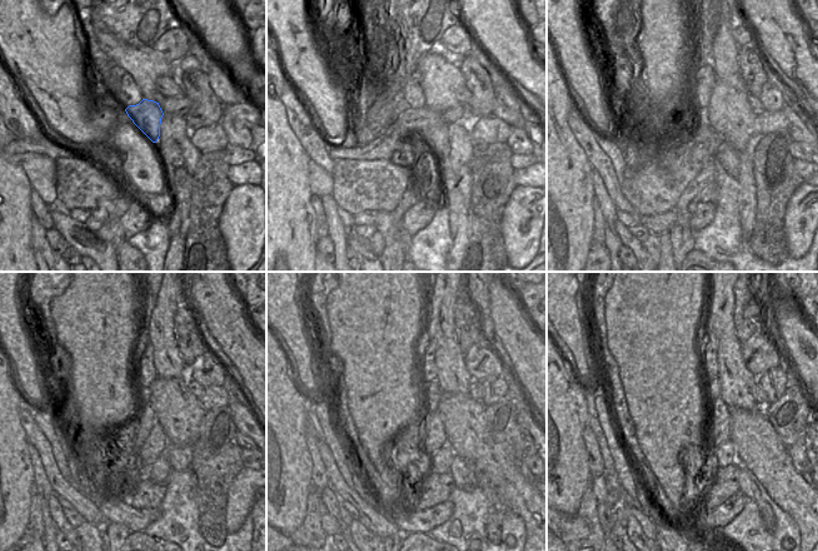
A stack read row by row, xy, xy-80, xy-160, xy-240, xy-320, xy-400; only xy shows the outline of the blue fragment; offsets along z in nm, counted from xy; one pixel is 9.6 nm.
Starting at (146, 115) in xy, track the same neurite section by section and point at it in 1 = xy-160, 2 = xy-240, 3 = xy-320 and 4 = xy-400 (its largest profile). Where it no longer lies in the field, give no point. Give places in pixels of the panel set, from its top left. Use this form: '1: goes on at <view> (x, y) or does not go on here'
1: goes on at xy-160 (728, 157)
2: goes on at xy-240 (179, 456)
3: goes on at xy-320 (459, 470)
4: goes on at xy-400 (747, 486)

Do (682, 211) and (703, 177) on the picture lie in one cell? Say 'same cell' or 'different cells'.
same cell

